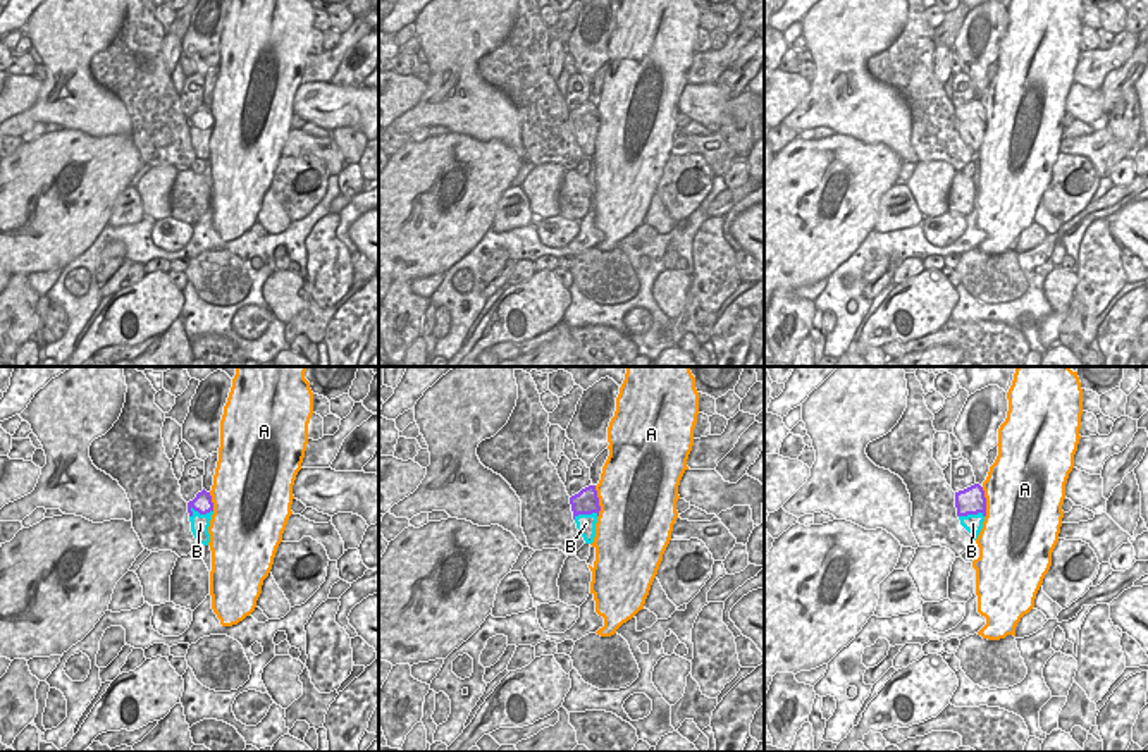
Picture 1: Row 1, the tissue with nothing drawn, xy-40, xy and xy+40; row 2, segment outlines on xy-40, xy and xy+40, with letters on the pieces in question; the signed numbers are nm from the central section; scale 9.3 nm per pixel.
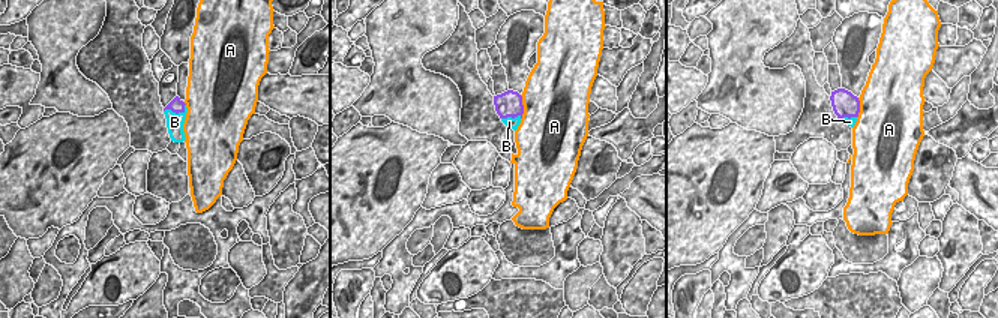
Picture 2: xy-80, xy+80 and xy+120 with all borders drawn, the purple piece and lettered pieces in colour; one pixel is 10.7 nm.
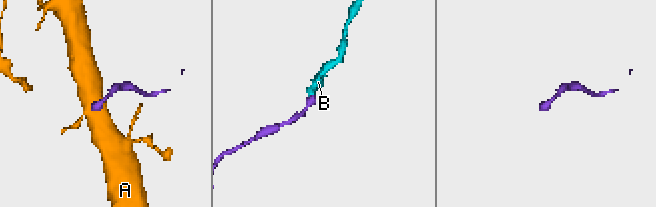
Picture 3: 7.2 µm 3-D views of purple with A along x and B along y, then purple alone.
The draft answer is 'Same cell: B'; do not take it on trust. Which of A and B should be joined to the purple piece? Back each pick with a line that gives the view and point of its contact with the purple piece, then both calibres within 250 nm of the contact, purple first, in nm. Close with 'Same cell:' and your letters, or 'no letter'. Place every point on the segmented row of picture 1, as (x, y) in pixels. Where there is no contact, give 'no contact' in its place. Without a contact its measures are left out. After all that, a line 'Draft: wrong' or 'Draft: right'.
B: contact xy-40 (200, 513); calibres 180 and 170 nm
Same cell: B
Draft: right

